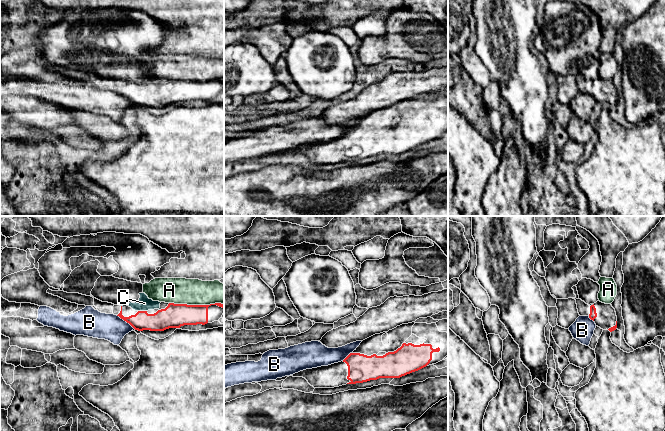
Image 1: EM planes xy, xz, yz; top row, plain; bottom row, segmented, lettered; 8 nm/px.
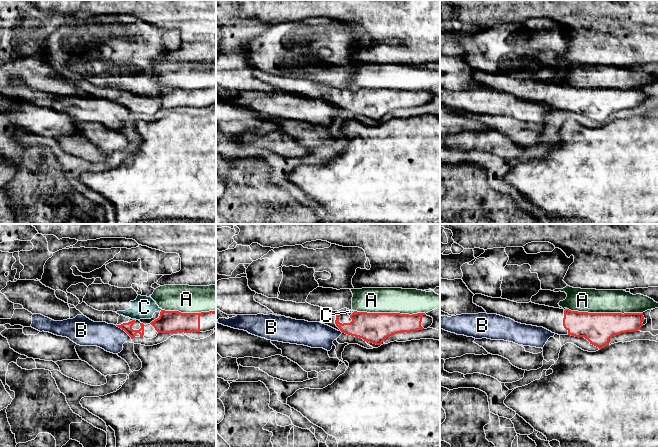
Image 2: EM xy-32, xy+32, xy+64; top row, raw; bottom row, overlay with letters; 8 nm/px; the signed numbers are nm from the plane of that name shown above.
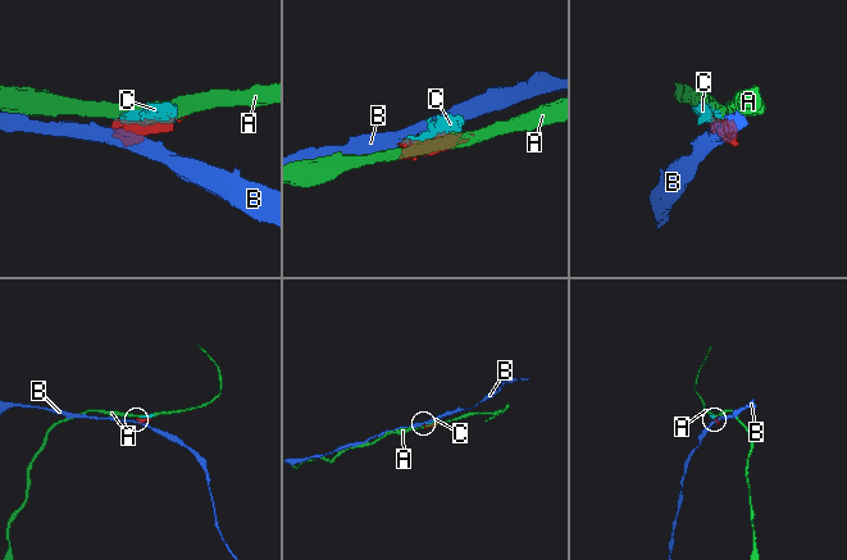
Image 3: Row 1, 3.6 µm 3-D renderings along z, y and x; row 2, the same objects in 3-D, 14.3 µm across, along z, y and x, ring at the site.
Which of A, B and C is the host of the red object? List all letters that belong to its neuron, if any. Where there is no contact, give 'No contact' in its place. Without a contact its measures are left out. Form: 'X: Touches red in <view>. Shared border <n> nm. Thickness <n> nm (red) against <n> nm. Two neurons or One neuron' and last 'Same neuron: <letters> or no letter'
A: Touches red in xy. Shared border 440 nm. Thickness 190 nm (red) against 200 nm. Two neurons
B: Touches red in xy. Shared border 190 nm. Thickness 150 nm (red) against 220 nm. Two neurons
C: Touches red in xy. Shared border 70 nm. Thickness 180 nm (red) against 110 nm. Two neurons
Same neuron: no letter

